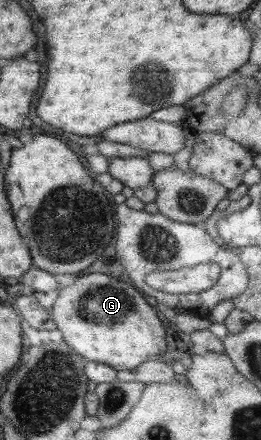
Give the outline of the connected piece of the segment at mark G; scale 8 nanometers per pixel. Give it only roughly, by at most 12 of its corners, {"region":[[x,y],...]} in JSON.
{"region":[[101,272],[48,310],[87,361],[120,371],[166,351],[141,292]]}

